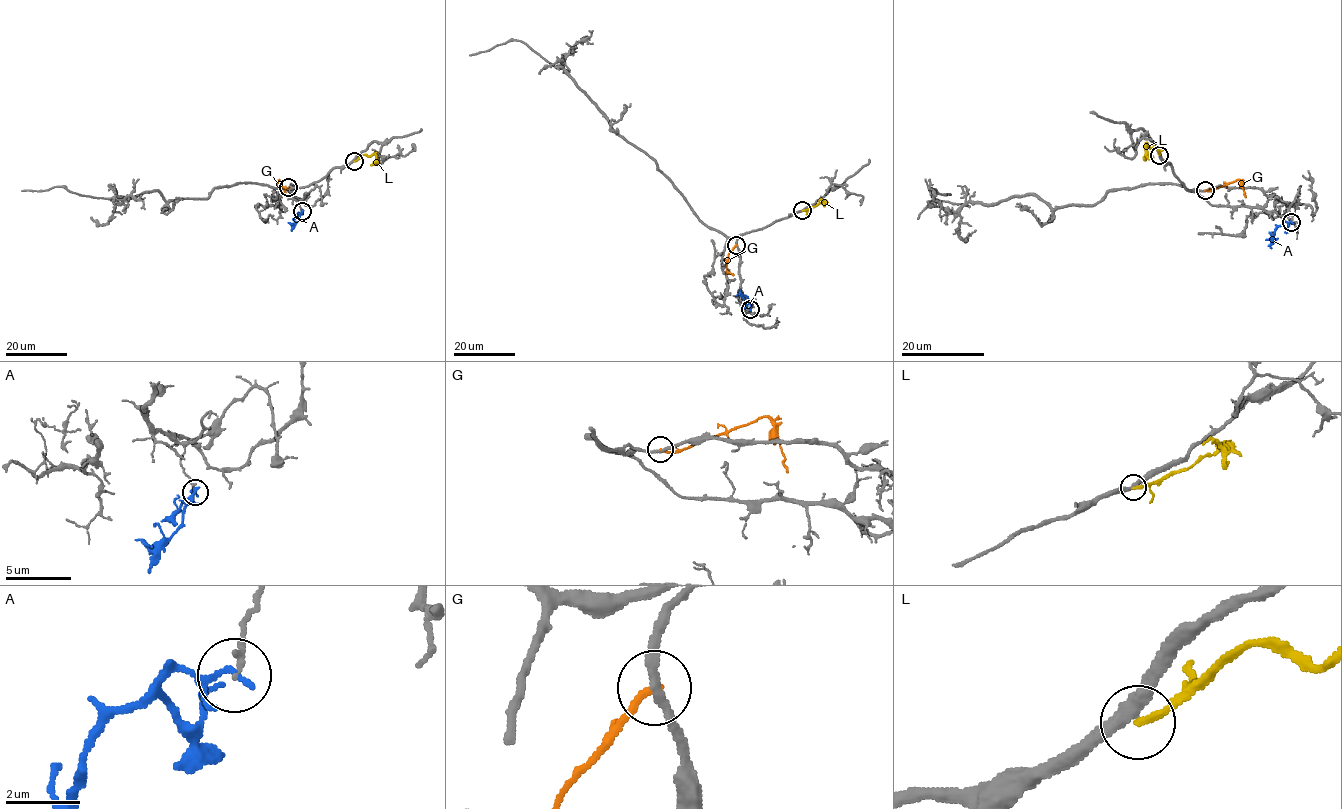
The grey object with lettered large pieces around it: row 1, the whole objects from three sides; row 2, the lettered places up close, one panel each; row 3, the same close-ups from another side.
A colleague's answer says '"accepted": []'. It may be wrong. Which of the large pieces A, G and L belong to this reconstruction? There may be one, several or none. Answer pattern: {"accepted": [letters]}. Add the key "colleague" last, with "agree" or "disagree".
{"accepted": [], "colleague": "agree"}

